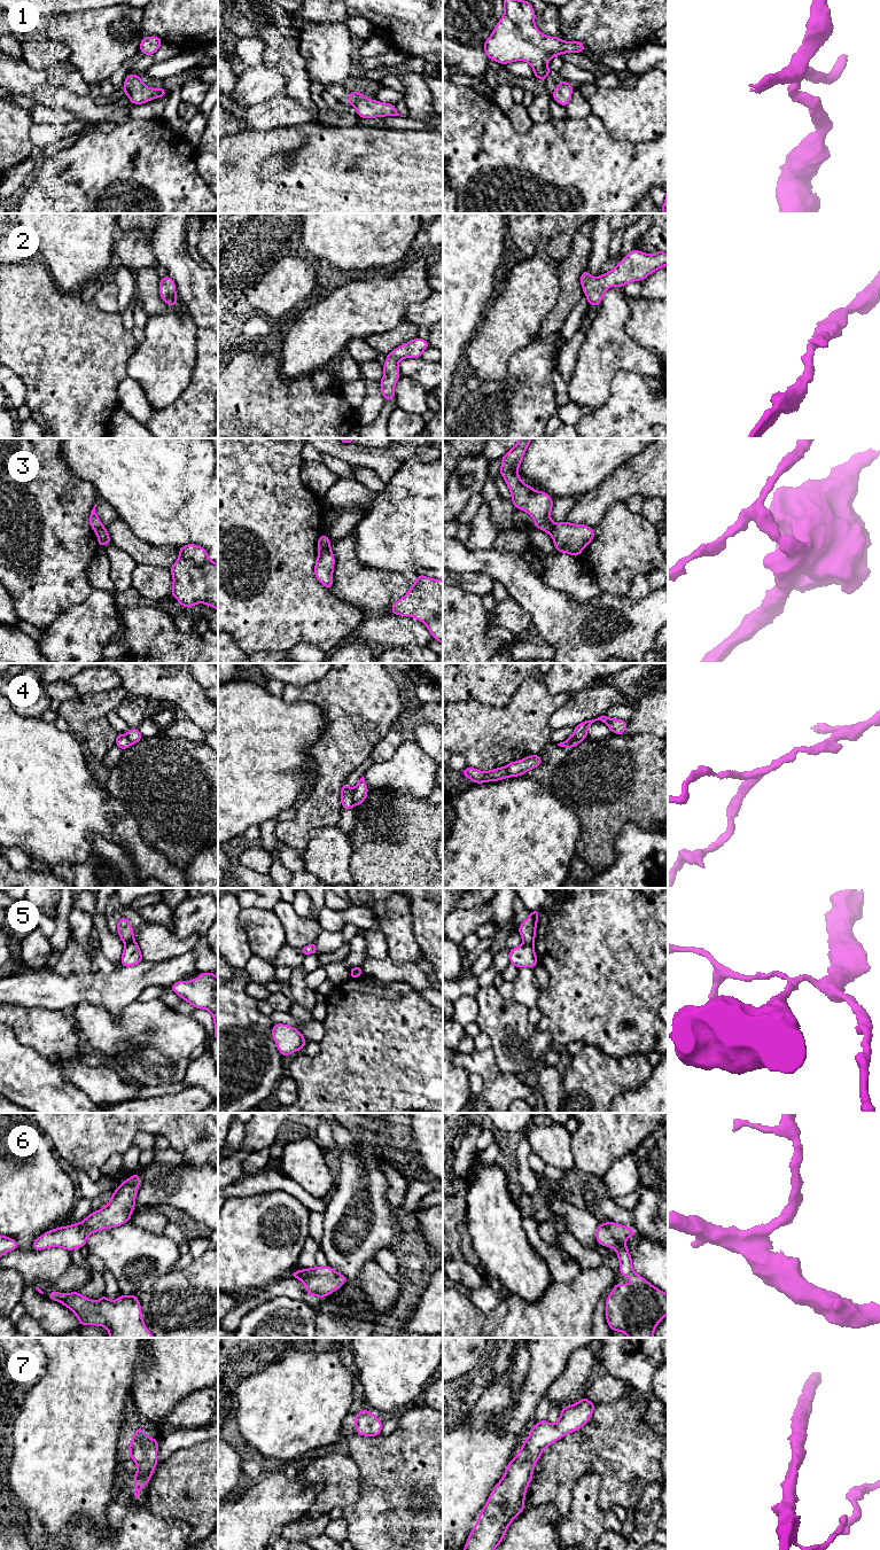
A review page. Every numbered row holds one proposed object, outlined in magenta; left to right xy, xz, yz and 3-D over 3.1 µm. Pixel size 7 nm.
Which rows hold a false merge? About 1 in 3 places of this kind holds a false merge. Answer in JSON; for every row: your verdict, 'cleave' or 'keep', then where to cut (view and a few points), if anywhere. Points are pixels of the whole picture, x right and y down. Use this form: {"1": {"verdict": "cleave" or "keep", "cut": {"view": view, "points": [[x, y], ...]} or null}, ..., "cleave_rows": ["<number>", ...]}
{"1": {"verdict": "keep", "cut": null}, "2": {"verdict": "keep", "cut": null}, "3": {"verdict": "cleave", "cut": {"view": "xz", "points": [[329, 546], [319, 552]]}}, "4": {"verdict": "cleave", "cut": {"view": "yz", "points": [[586, 735], [581, 739], [567, 740]]}}, "5": {"verdict": "cleave", "cut": {"view": "yz", "points": [[523, 942], [532, 944]]}}, "6": {"verdict": "keep", "cut": null}, "7": {"verdict": "keep", "cut": null}, "cleave_rows": ["3", "4", "5"]}

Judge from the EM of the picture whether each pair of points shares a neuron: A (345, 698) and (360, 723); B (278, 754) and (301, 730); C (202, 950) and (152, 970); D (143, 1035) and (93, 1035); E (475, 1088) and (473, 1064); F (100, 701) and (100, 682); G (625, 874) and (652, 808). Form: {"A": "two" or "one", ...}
{"A": "one", "B": "one", "C": "two", "D": "one", "E": "two", "F": "two", "G": "two"}

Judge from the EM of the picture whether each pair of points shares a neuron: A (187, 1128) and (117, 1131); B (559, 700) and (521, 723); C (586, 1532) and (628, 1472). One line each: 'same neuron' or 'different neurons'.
A: same neuron
B: same neuron
C: different neurons

